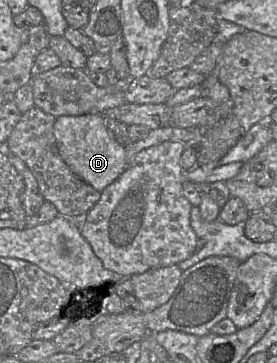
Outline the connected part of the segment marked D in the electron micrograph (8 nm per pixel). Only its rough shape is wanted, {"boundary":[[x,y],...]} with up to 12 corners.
{"boundary":[[100,113],[57,117],[64,162],[99,192],[127,167]]}

